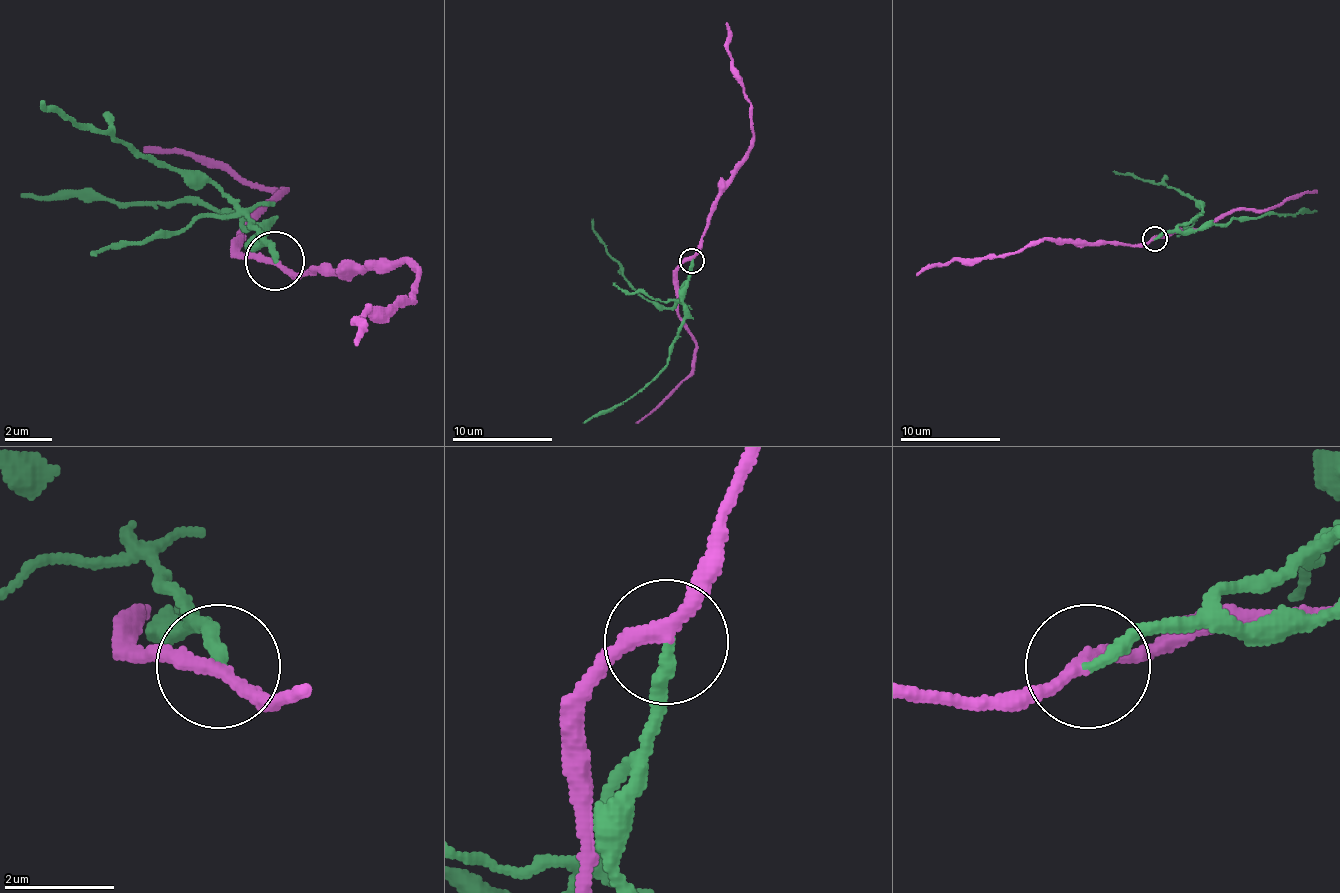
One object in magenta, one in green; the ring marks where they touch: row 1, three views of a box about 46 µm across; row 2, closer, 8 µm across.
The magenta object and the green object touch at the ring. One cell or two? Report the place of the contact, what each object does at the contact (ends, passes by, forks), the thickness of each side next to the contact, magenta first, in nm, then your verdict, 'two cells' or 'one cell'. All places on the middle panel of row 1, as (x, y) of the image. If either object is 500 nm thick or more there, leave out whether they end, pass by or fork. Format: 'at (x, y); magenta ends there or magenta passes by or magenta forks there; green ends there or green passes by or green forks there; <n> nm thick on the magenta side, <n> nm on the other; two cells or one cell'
at (692, 260); magenta passes by; green ends there; 260 nm thick on the magenta side, 240 nm on the other; two cells

